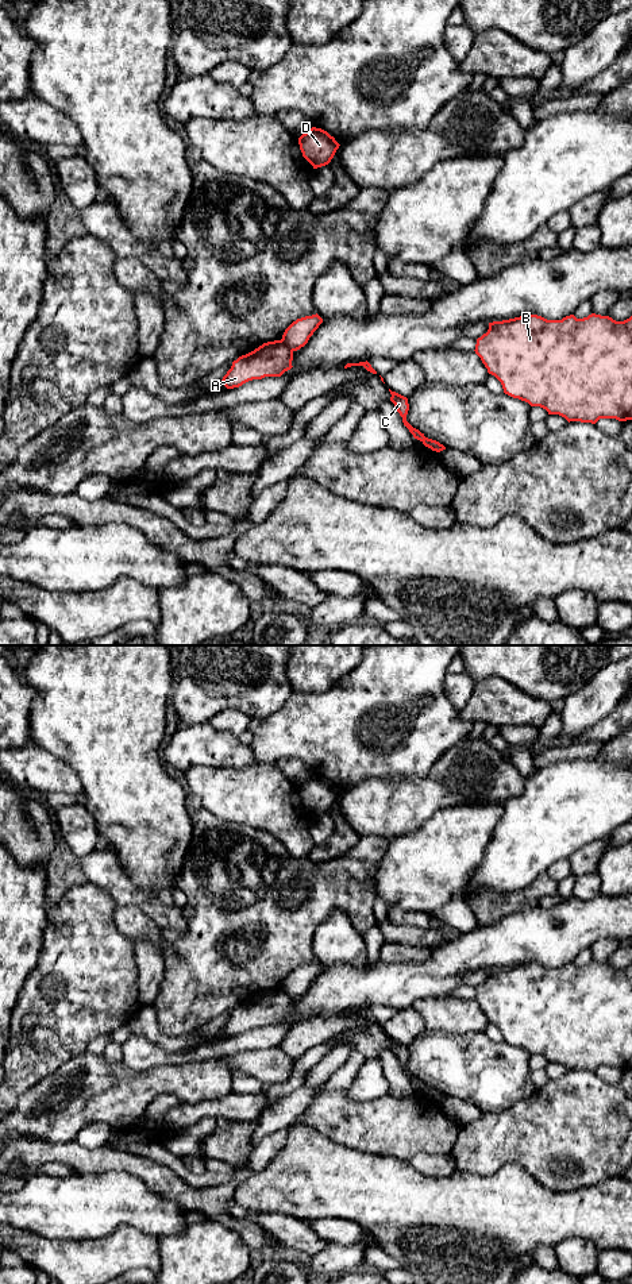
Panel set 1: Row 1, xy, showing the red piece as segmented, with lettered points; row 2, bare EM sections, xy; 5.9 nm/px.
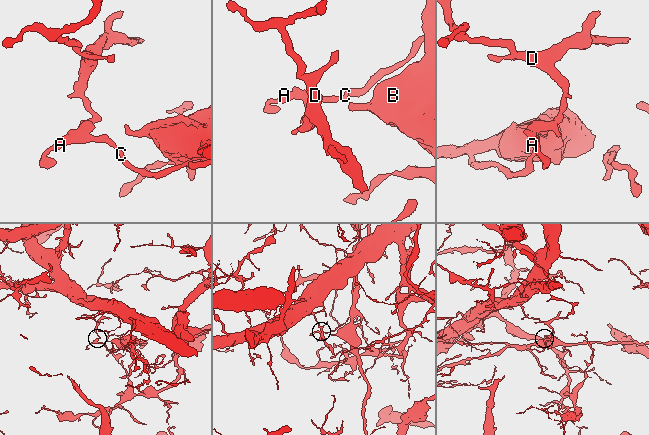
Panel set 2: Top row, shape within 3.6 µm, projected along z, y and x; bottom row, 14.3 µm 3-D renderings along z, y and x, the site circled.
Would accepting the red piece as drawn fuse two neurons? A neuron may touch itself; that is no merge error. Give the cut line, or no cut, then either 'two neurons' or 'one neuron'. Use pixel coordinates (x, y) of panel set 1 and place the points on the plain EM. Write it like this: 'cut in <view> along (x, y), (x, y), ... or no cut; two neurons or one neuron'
cut in xy along (281, 987), (292, 999); two neurons

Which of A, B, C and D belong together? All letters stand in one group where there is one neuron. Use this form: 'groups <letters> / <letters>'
groups A B C / D

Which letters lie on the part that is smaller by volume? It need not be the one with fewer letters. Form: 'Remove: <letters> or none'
Remove: A, B, C

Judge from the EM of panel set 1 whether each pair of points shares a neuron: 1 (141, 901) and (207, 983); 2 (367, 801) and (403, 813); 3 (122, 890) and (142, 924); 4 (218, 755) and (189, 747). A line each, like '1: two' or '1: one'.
1: two
2: one
3: two
4: one

